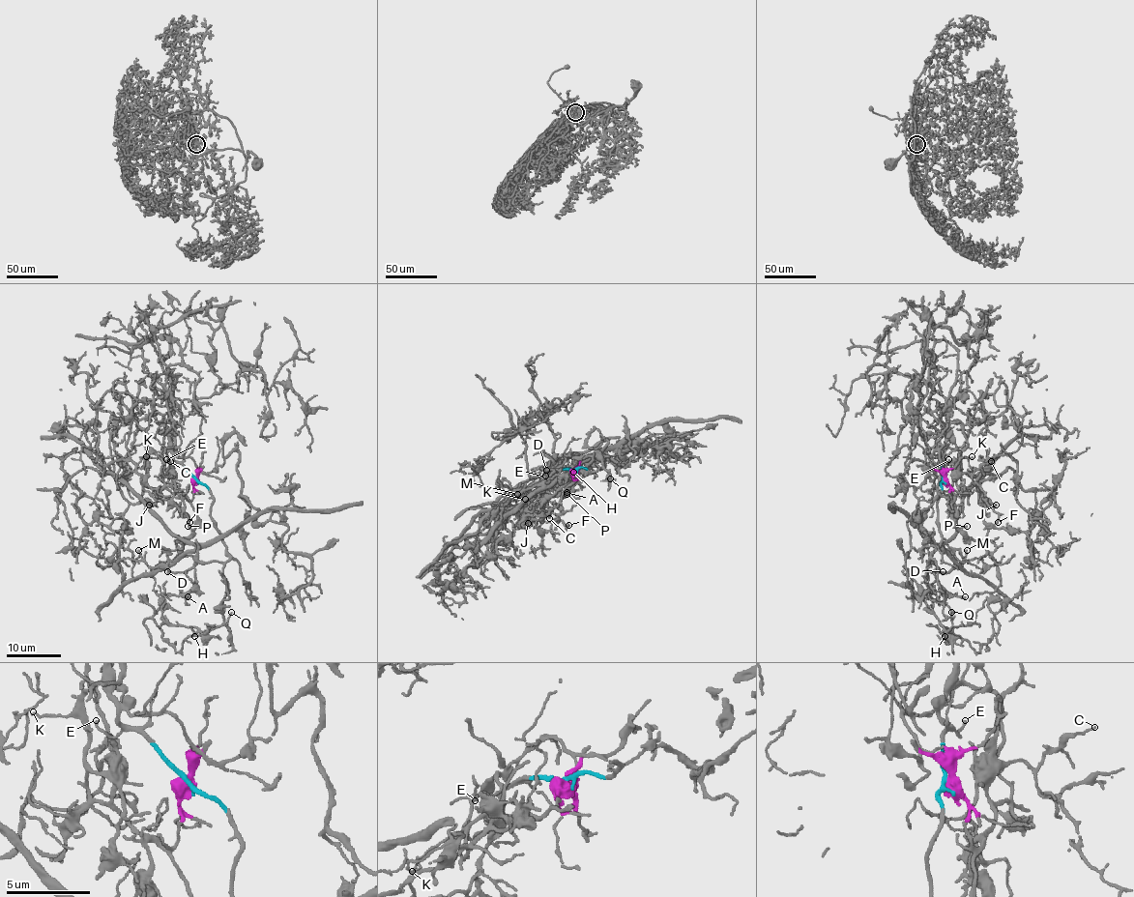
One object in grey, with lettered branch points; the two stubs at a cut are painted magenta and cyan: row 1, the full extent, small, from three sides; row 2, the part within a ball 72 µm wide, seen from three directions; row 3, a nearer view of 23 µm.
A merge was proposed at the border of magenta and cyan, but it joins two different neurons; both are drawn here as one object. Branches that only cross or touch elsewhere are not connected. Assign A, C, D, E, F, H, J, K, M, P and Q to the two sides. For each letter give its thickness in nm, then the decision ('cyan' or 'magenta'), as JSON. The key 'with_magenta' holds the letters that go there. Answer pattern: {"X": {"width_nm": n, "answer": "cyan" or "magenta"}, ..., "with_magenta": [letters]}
{"A": {"width_nm": 130, "answer": "cyan"}, "C": {"width_nm": 130, "answer": "magenta"}, "D": {"width_nm": 140, "answer": "cyan"}, "E": {"width_nm": 140, "answer": "cyan"}, "F": {"width_nm": 120, "answer": "magenta"}, "H": {"width_nm": 160, "answer": "cyan"}, "J": {"width_nm": 160, "answer": "magenta"}, "K": {"width_nm": 110, "answer": "cyan"}, "M": {"width_nm": 200, "answer": "cyan"}, "P": {"width_nm": 120, "answer": "magenta"}, "Q": {"width_nm": 100, "answer": "cyan"}, "with_magenta": ["C", "F", "J", "P"]}

